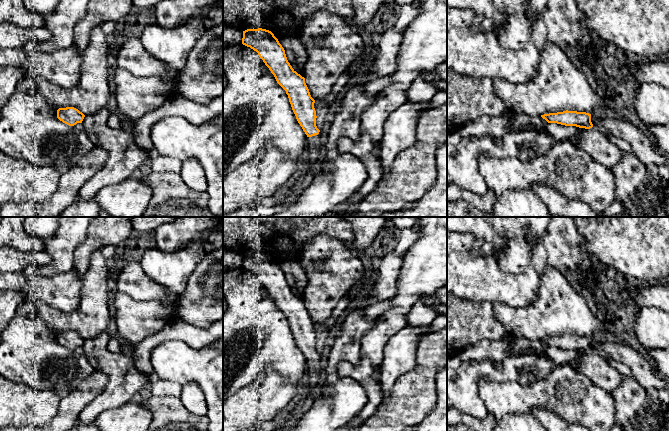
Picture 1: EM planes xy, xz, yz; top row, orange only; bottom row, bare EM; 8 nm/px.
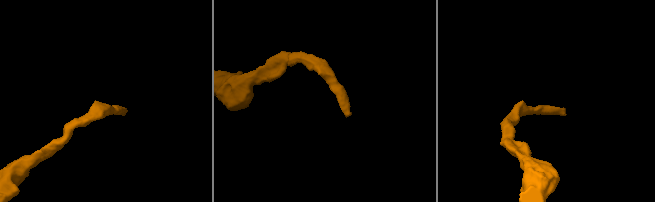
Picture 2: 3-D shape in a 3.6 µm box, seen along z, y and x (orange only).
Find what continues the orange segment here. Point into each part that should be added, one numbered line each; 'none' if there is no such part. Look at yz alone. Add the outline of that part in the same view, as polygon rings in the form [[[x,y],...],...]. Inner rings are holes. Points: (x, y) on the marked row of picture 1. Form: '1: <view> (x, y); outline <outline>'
1: yz (642, 147); outline [[[596,113],[591,114],[593,125],[600,125],[616,137],[627,141],[632,152],[645,164],[663,164],[667,157],[653,146],[647,131],[643,131],[625,120],[614,117],[598,117]]]

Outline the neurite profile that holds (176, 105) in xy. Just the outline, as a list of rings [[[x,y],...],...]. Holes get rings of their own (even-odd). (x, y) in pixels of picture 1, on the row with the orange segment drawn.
[[[175,94],[171,95],[160,108],[156,108],[136,120],[132,133],[135,143],[147,154],[149,162],[151,162],[156,153],[151,142],[150,132],[152,126],[160,119],[167,116],[181,116],[191,124],[202,125],[221,114],[223,114],[223,95],[204,105]]]

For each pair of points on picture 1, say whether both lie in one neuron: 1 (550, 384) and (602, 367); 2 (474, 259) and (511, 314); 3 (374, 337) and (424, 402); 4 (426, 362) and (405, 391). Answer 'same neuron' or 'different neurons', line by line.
1: different neurons
2: different neurons
3: different neurons
4: same neuron

